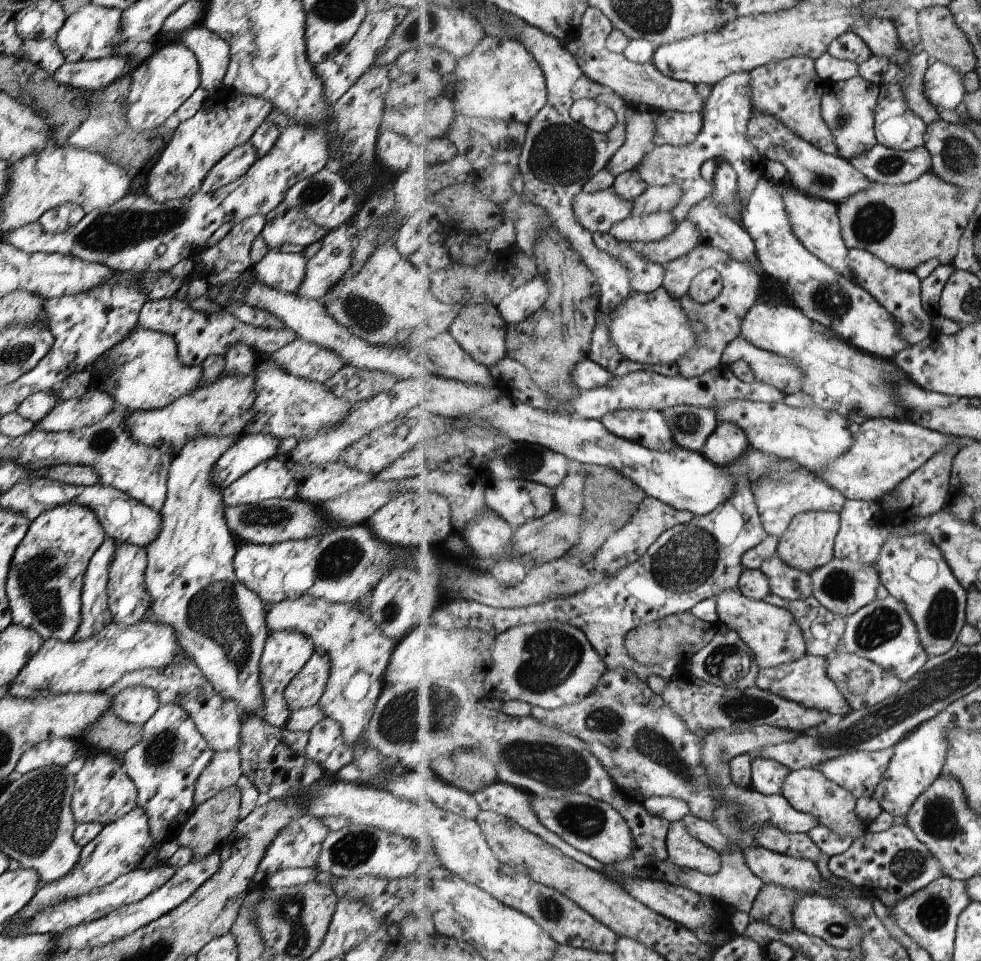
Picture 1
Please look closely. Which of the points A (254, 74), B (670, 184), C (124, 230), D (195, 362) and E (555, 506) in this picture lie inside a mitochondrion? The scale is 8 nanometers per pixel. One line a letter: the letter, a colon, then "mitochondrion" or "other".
A: other
B: other
C: mitochondrion
D: other
E: other

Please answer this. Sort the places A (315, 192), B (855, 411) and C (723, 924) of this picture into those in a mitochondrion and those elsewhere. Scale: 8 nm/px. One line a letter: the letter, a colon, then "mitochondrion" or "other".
A: mitochondrion
B: other
C: other

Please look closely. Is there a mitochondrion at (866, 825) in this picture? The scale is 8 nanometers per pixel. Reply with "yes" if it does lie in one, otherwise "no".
no

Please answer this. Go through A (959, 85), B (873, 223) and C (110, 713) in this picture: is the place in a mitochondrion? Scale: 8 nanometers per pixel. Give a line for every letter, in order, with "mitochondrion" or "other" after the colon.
A: other
B: mitochondrion
C: other

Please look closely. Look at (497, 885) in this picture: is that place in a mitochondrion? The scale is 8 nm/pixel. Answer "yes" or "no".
no

